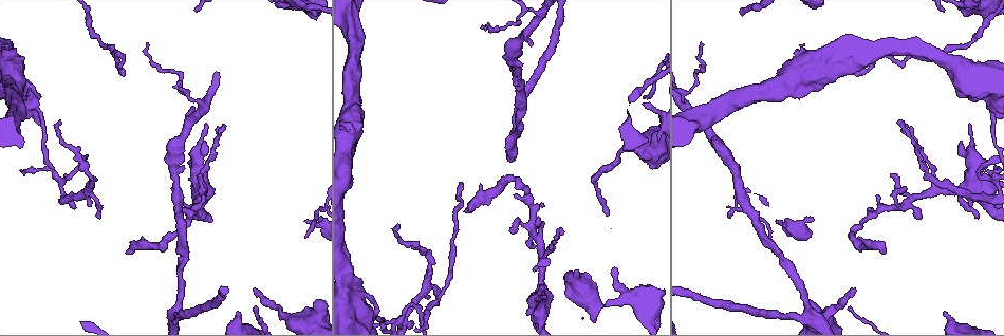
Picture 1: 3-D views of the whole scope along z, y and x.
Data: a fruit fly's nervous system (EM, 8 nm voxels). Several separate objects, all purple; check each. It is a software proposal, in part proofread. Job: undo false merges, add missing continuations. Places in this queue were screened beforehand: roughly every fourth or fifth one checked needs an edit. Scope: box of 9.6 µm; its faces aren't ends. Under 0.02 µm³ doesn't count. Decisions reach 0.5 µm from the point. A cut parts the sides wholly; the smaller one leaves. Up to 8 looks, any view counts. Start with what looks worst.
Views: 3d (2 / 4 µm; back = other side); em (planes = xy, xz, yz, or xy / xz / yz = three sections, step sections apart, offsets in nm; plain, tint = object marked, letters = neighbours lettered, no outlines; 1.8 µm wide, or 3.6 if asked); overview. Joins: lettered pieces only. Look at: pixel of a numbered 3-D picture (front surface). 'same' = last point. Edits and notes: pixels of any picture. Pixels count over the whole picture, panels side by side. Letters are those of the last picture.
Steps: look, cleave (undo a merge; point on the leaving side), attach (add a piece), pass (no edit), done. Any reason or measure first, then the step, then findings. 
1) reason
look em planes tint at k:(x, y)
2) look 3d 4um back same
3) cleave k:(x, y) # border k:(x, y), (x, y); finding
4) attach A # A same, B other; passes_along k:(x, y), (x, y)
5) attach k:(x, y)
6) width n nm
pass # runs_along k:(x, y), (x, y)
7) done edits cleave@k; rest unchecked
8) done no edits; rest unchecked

look em planes letters at 1:(126, 253)

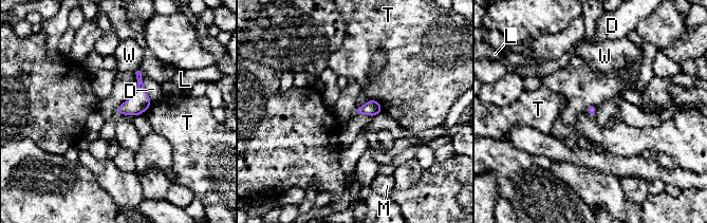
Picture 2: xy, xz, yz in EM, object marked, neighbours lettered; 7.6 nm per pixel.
pass # D other, L other, M other, T other, W other; border 2:(371, 98), (379, 104), (382, 110); none of them fits

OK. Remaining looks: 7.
tapers out
look 3d 4um at 1:(593, 182)

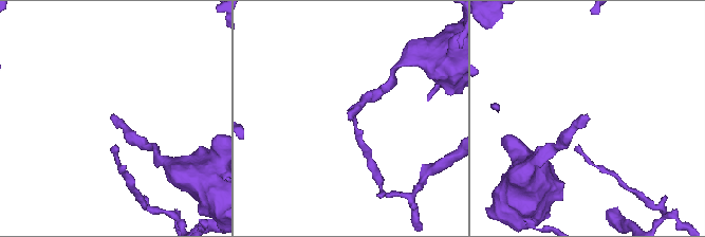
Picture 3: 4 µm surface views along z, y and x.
need the tissue
look em planes tint at 3:(588, 116)

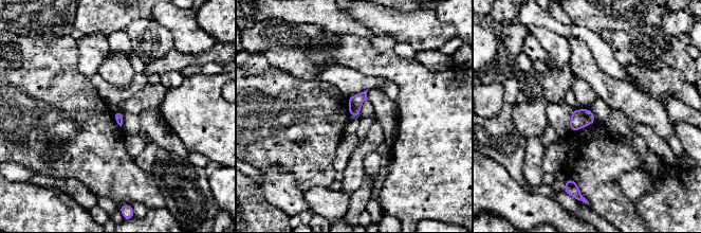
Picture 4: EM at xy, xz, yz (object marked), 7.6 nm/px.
what lies round it
look em planes letters same

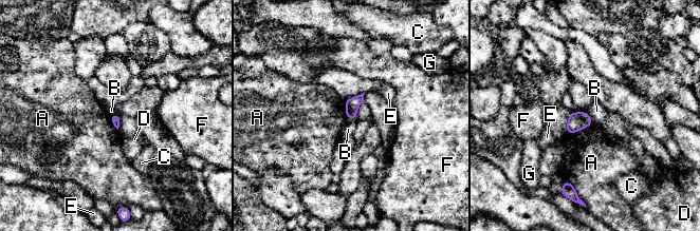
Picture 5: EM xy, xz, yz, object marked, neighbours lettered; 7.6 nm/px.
pass # A other, B other, C other, D other, E other, F other, G other; border 5:(585, 111), (592, 122); no lettered piece goes on from it

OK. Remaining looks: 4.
free end
look em planes letters at 1:(578, 271)

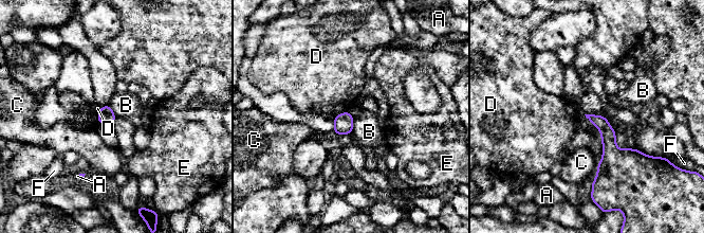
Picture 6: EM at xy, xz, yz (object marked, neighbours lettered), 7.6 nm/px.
pass # A other, B other, C other, D other, E other, F other; none of them fits

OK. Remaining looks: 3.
done no edits; rest unchecked

